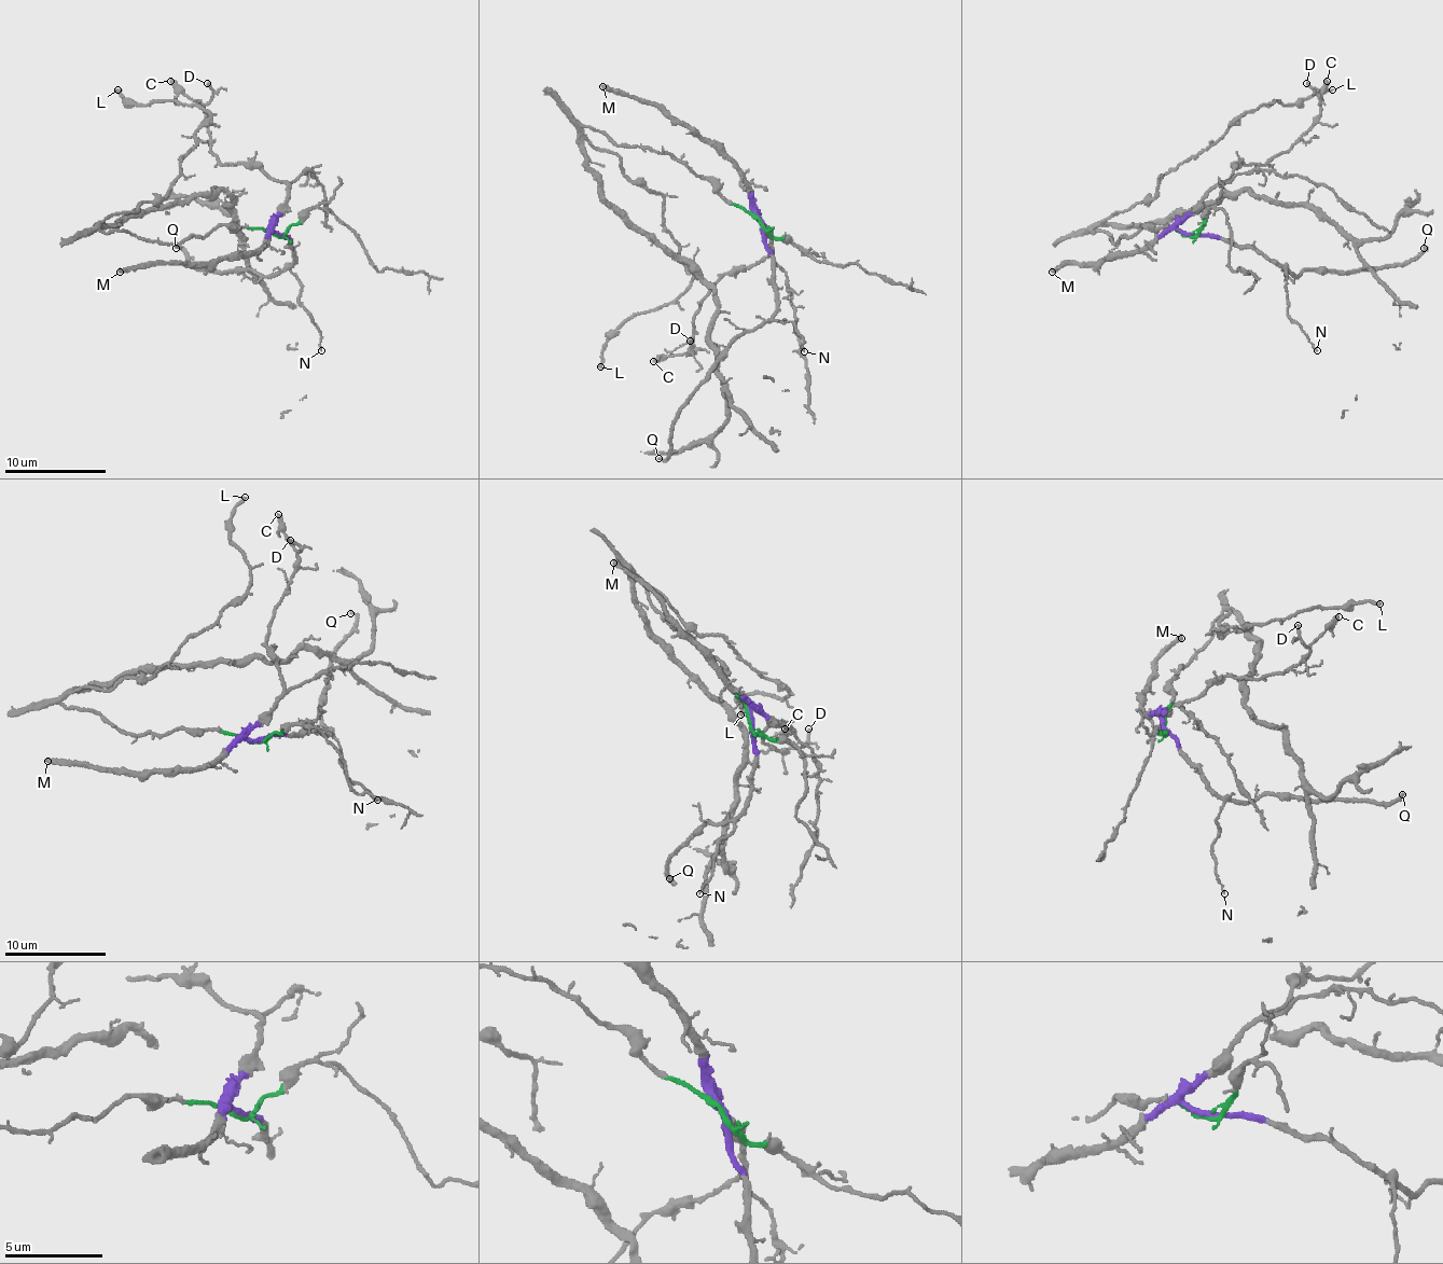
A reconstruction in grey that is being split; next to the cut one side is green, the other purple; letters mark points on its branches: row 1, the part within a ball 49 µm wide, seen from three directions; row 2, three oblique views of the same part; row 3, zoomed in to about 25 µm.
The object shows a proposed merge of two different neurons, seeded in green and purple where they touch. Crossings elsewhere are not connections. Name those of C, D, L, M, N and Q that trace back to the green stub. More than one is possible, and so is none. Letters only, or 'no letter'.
L

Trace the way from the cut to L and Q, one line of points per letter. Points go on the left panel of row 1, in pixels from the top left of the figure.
L: (276, 234), (223, 224), (180, 242), (101, 230), (160, 199), (210, 115), (134, 106), (116, 89)
Q: (276, 234), (289, 239), (294, 260), (274, 275), (248, 269), (216, 273), (190, 265), (188, 254), (175, 247)

